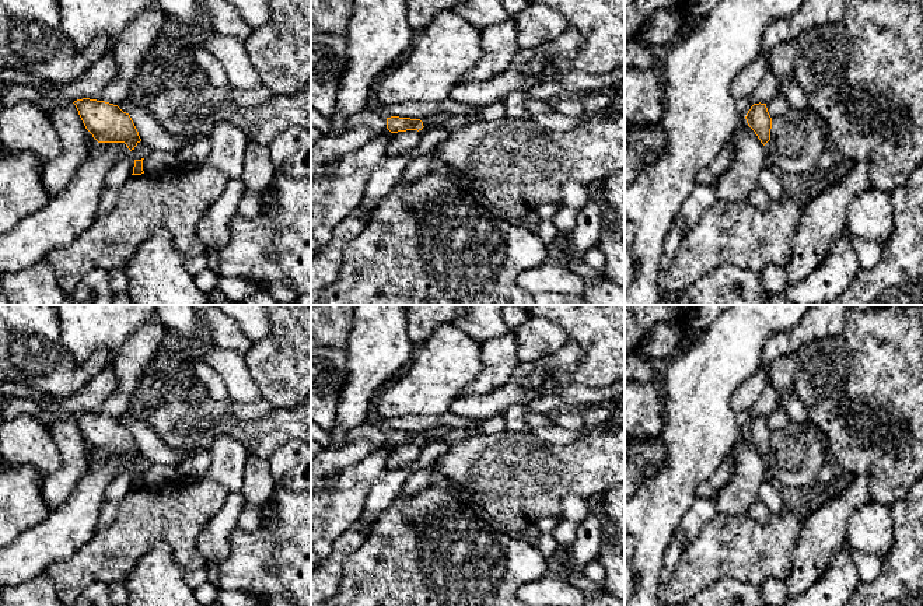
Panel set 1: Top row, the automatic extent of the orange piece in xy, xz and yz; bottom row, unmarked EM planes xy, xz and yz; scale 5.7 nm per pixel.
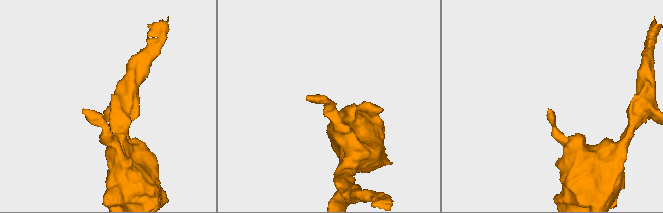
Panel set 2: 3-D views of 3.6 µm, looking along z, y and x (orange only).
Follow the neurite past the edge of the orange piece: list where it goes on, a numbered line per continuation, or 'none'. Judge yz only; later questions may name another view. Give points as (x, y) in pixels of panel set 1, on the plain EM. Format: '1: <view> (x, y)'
none

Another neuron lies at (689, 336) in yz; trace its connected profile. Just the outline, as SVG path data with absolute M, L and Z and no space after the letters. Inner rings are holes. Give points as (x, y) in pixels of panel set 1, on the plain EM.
M685 326L685 330L682 333L681 343L679 343L679 347L678 347L676 353L681 353L682 350L685 350L690 344L693 344L699 339L700 334L702 333L698 333L698 332Z

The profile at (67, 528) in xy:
M99 456L76 484L66 504L21 532L0 550L0 588L39 577L57 561L70 558L91 540L109 483L130 463L125 456Z

